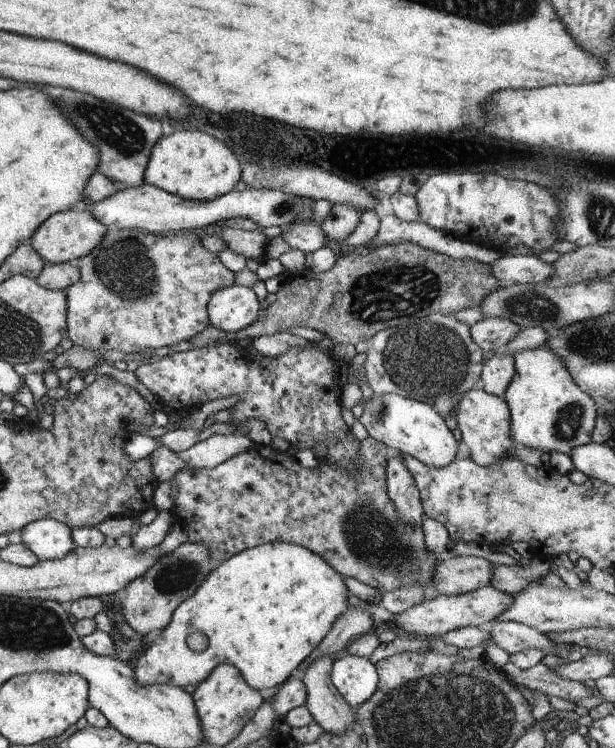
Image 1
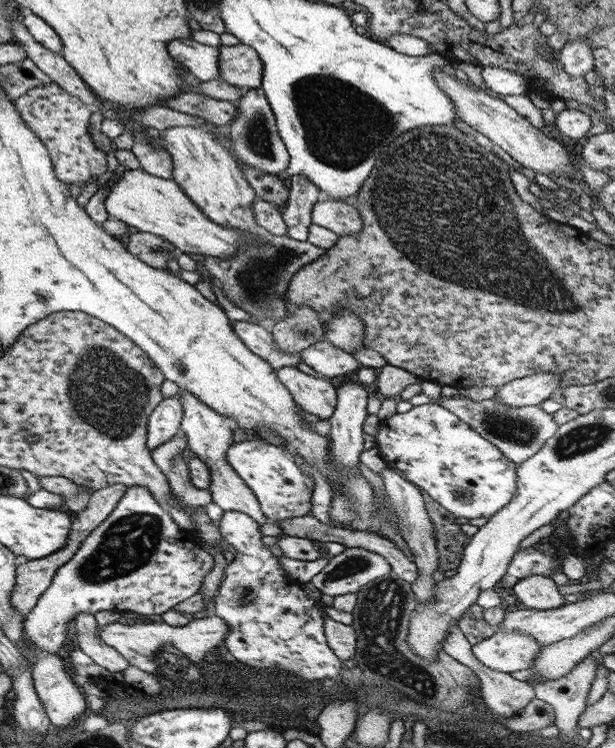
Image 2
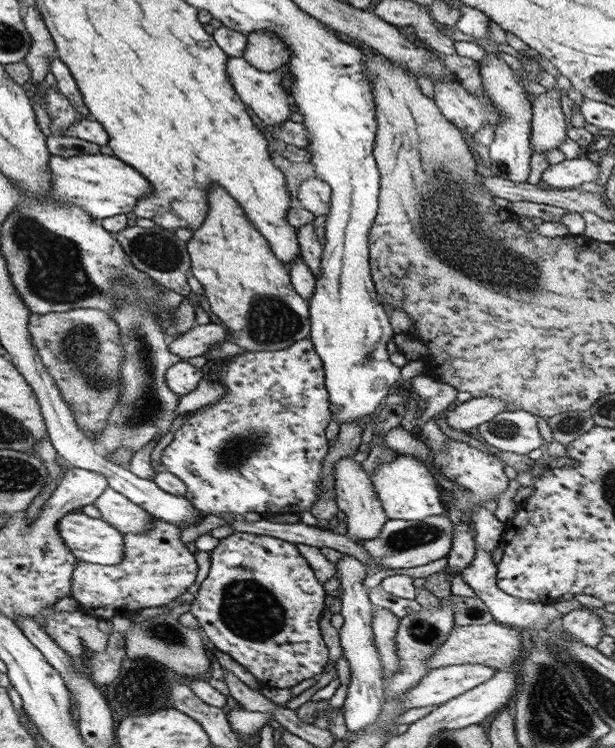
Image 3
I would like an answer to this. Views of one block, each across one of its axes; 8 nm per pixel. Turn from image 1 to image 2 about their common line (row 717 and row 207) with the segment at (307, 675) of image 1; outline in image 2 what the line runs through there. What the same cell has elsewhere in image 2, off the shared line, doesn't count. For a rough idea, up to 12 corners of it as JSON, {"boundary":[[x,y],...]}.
{"boundary":[[320,197],[310,224],[337,236],[361,229],[352,202]]}

